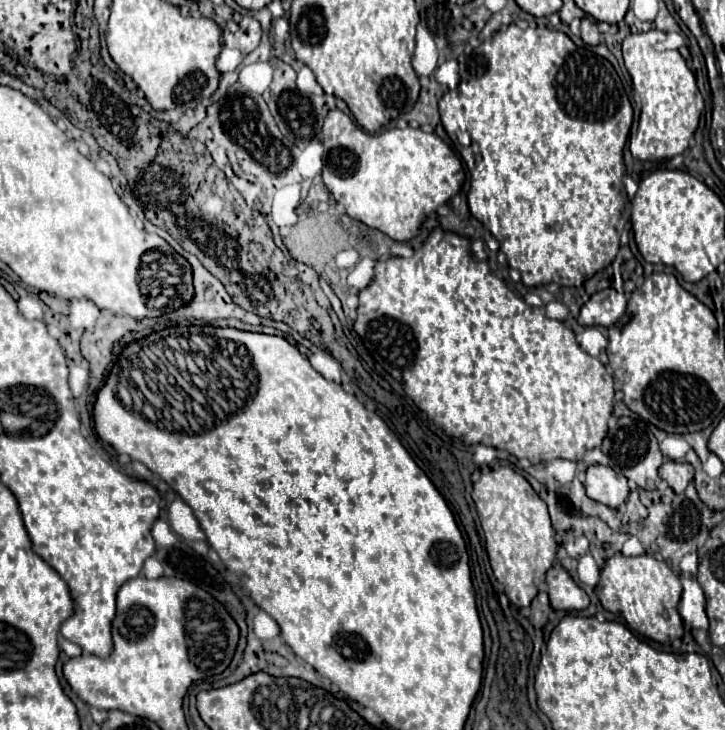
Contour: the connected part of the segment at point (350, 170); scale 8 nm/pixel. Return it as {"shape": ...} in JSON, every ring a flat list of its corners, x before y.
{"shape":[[339,109,329,111,323,123,323,147,325,147,325,165,323,165,323,183,329,193,343,203,349,217,365,223,367,227,379,229,389,235,393,241,409,241,419,235,423,221,447,203,453,195,459,193,465,171,451,147,439,139,435,133,423,133,421,129,387,129,383,133,365,133,359,129,349,115]]}

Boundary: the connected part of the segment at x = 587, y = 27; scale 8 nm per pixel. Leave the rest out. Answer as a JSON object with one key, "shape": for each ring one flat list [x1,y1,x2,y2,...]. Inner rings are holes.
{"shape":[[589,17,581,19,581,39,587,45,599,45,601,43,601,33,597,29,597,23,591,21]]}

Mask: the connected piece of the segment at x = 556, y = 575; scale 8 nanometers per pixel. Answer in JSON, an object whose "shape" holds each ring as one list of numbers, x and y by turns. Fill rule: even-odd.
{"shape":[[559,563,547,571,547,593,555,611,581,611,589,605,587,593,575,585]]}

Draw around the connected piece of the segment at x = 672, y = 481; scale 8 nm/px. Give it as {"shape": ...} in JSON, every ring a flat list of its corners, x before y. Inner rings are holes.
{"shape":[[665,461,659,469,659,475,669,483,675,493,683,493,687,485,693,481,693,467,689,463]]}

